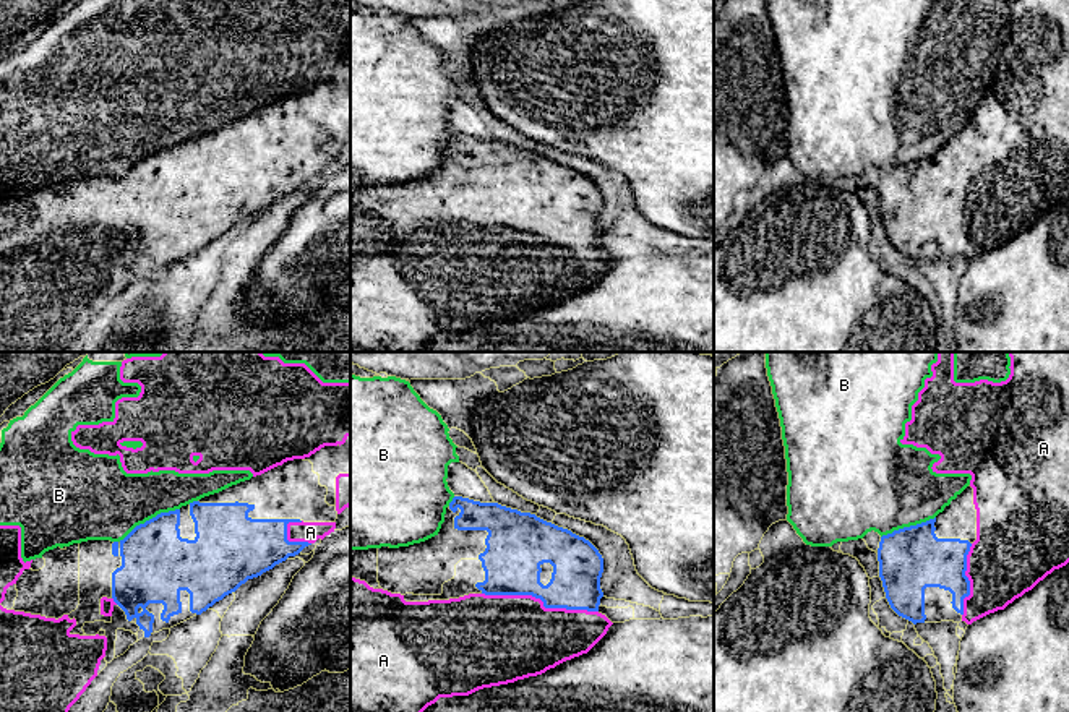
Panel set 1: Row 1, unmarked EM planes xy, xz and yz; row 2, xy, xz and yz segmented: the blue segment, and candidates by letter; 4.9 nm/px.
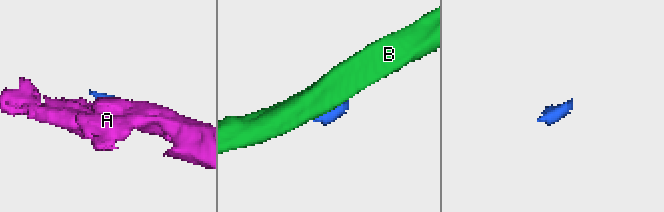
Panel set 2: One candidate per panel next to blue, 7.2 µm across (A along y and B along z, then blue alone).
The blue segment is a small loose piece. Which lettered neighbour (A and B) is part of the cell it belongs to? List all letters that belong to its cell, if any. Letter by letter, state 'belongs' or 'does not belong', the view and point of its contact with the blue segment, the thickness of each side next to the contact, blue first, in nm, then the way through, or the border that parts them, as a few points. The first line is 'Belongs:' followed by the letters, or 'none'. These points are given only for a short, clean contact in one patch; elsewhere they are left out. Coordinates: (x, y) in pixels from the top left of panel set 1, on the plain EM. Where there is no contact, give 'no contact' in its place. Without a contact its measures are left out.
Belongs: A
A: belongs; meets blue in xz at (540, 235); 280 nm thick on the blue side, 420 nm on the other
B: does not belong; meets blue in xy at (146, 158); 360 nm thick on the blue side, 380 nm on the other

